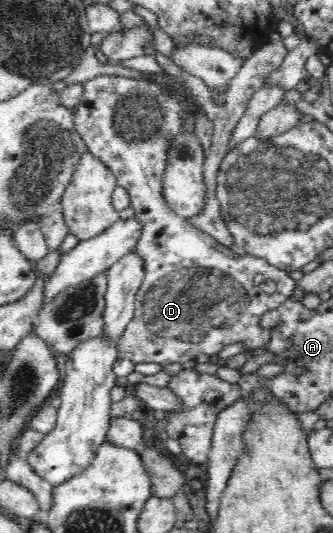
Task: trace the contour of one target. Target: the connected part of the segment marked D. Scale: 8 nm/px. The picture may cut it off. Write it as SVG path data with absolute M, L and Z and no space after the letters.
M100 75L82 82L82 85L83 94L75 107L74 123L89 151L80 157L74 177L64 189L60 201L69 234L80 241L87 241L101 235L106 228L121 219L112 205L112 193L116 185L128 190L132 208L136 212L134 218L144 226L134 251L144 260L145 279L135 298L134 317L126 325L117 344L119 358L129 359L135 365L181 365L190 360L196 361L201 355L215 358L223 347L236 343L243 344L248 350L266 347L270 335L261 329L261 317L290 299L298 282L290 278L288 271L270 265L266 259L252 255L240 257L210 235L194 228L192 223L180 218L170 208L162 194L162 179L168 165L166 153L170 143L182 133L186 117L197 113L191 101L156 82L156 77L152 76L138 80L118 75Z

